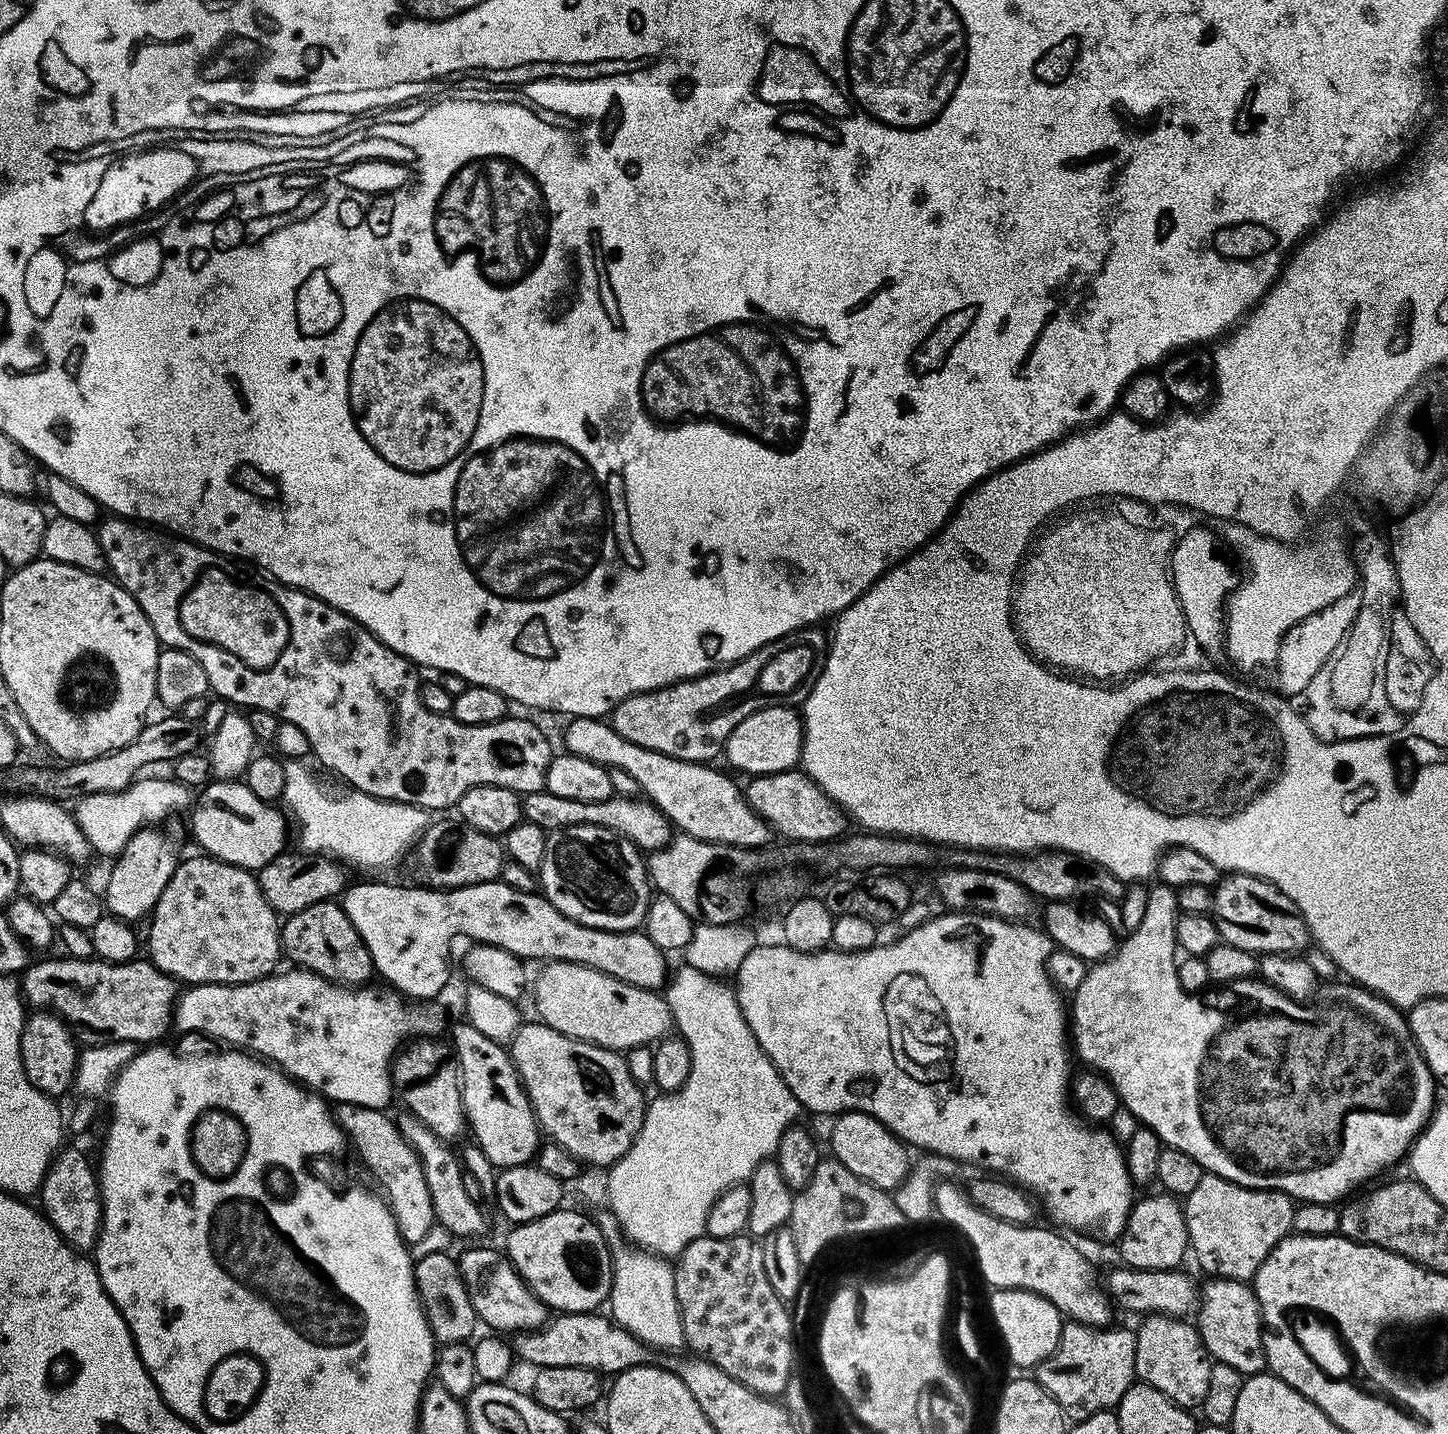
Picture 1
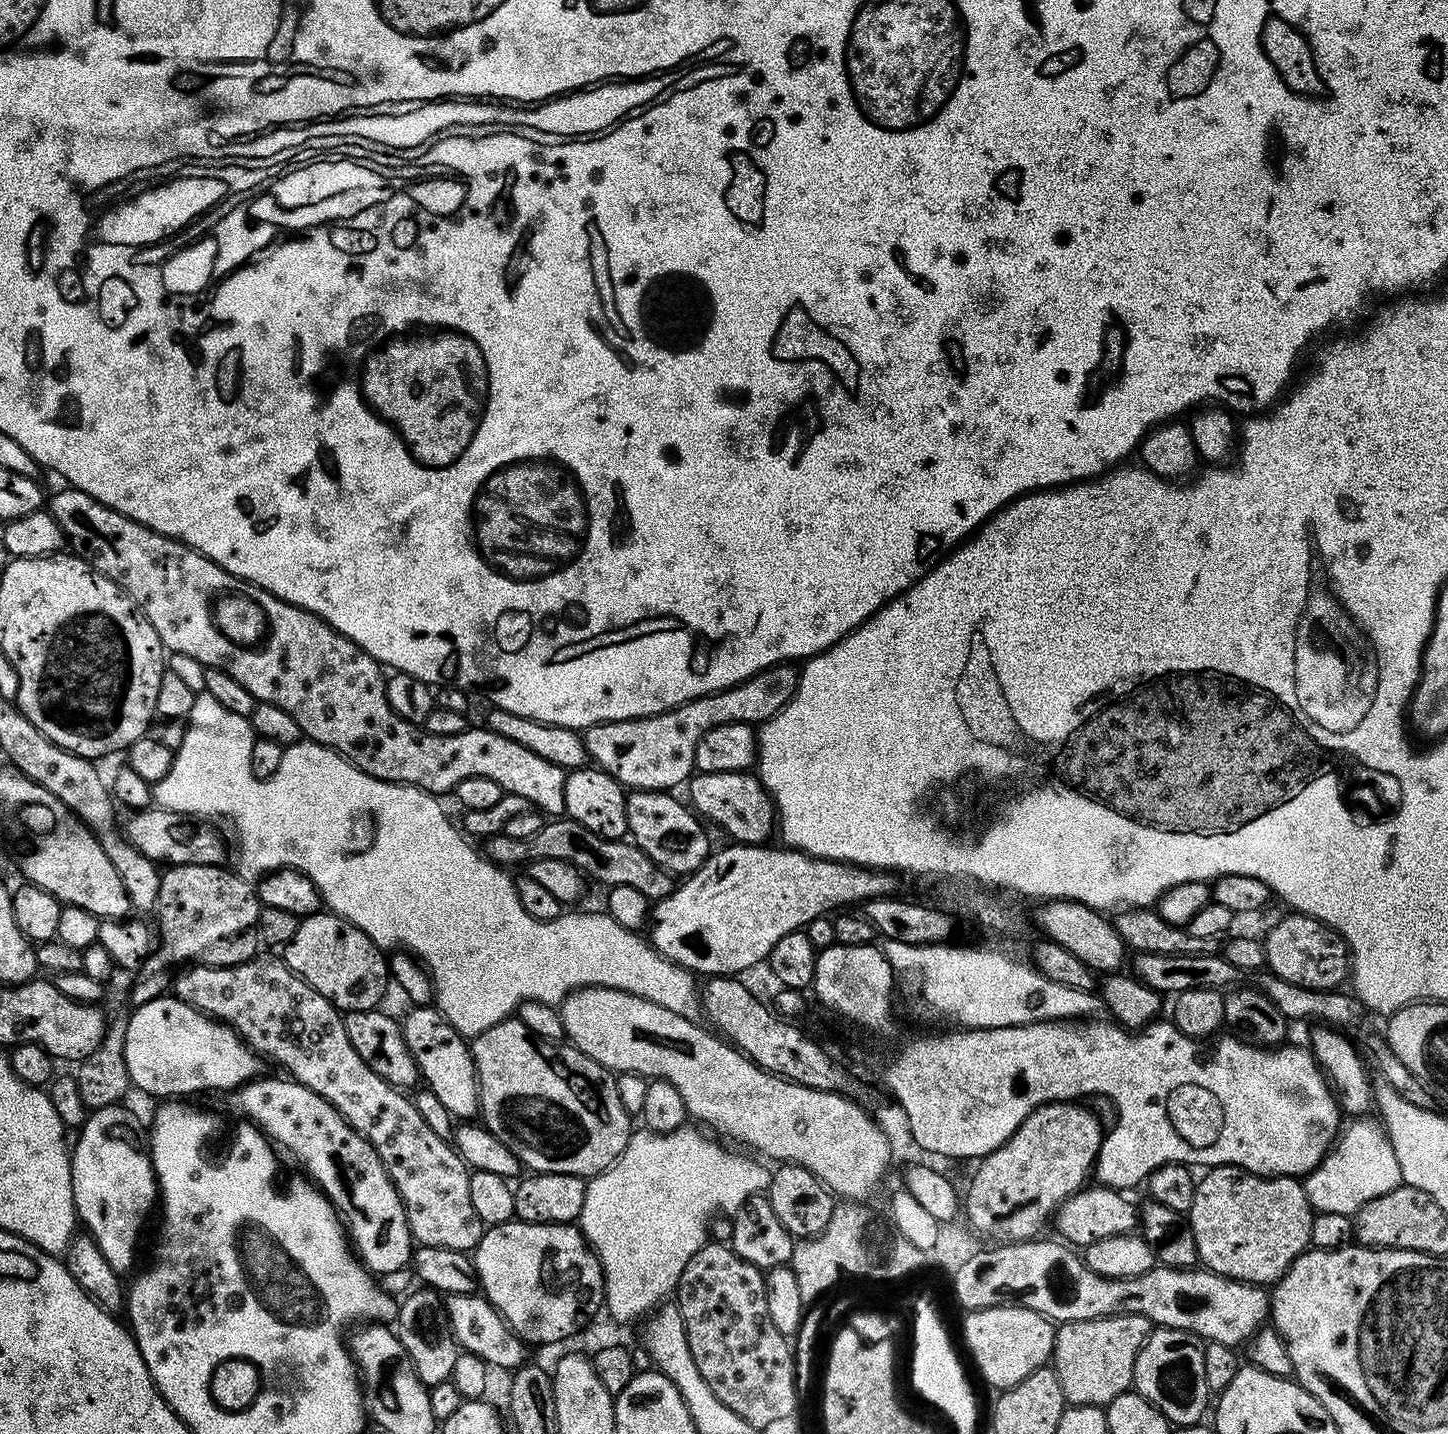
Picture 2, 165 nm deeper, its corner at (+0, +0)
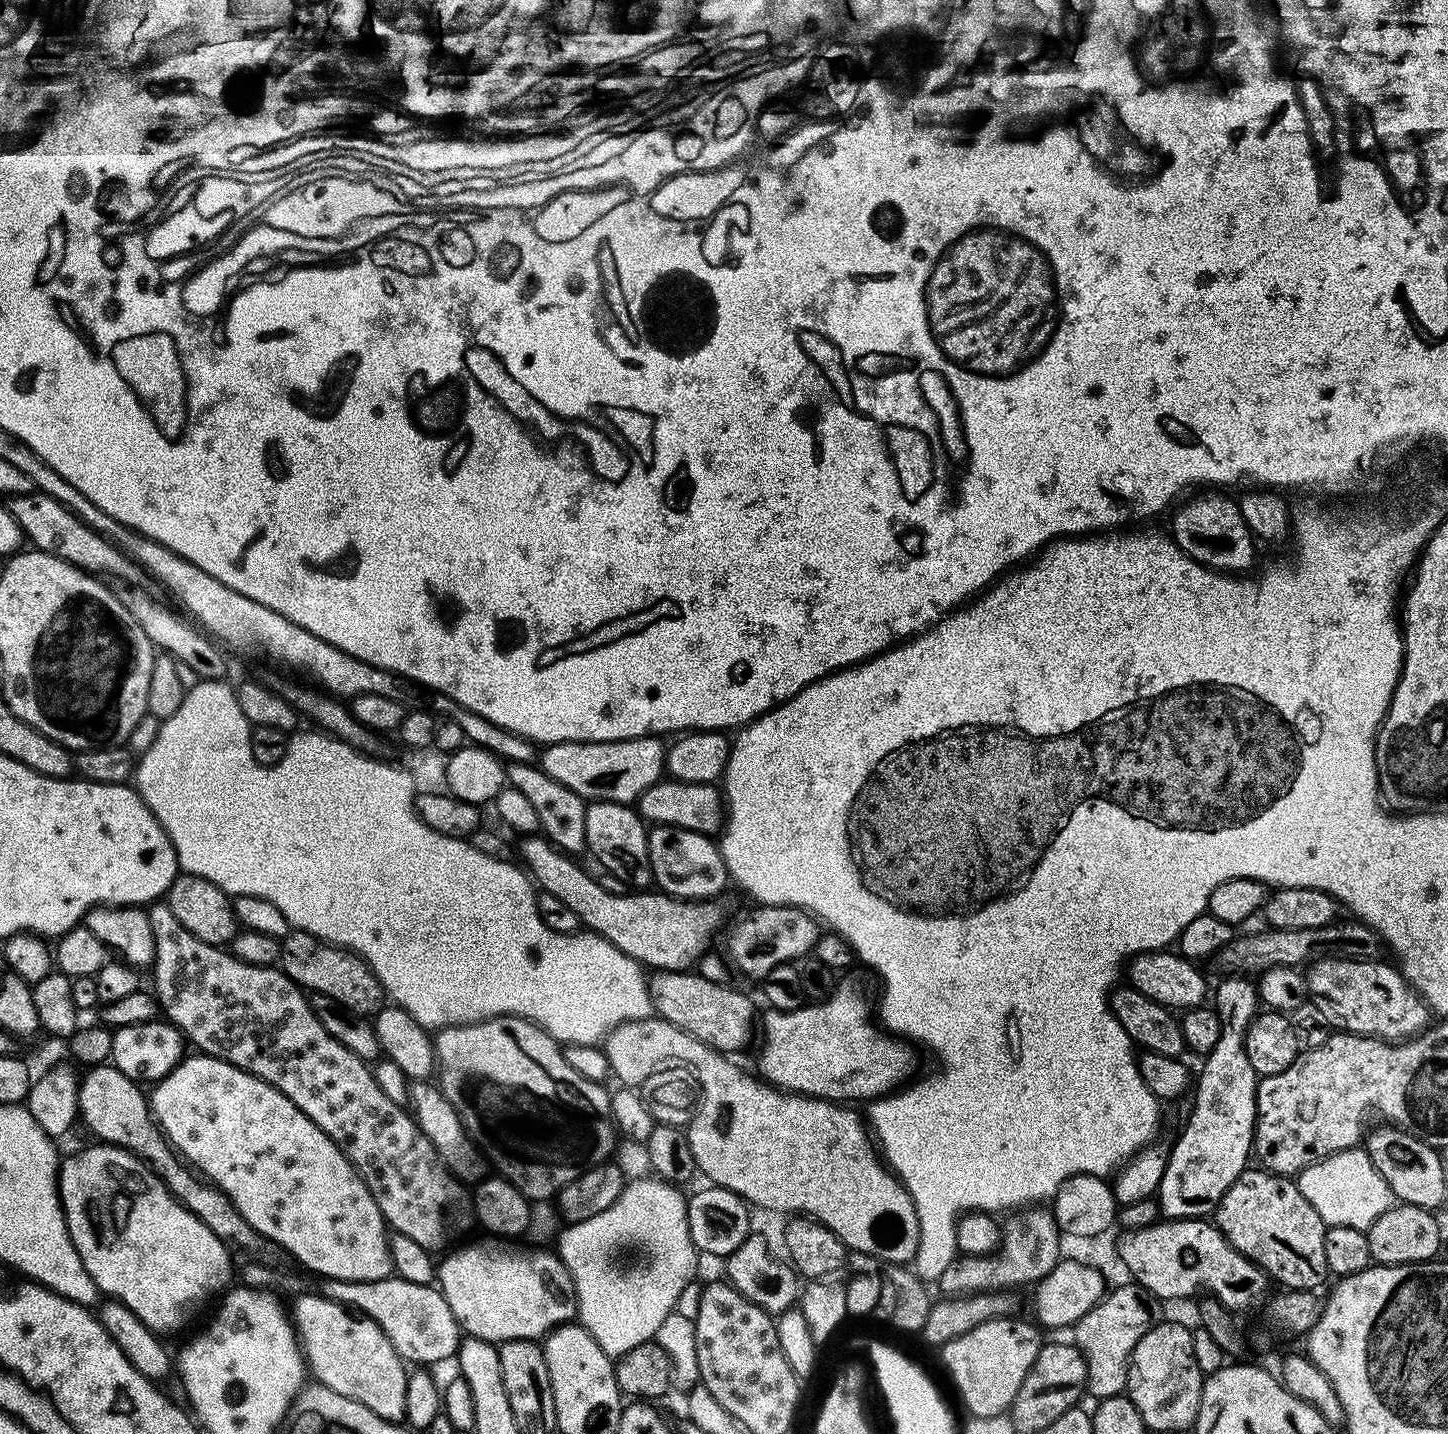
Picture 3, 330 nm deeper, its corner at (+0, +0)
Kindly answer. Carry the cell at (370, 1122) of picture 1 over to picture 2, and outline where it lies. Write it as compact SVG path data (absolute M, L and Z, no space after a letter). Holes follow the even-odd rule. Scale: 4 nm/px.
M257 1078L248 1081L235 1093L236 1104L240 1107L241 1117L247 1118L251 1123L255 1124L277 1149L286 1151L292 1155L292 1160L296 1164L301 1164L305 1168L307 1179L311 1180L321 1192L327 1196L329 1202L337 1213L342 1217L343 1223L346 1225L347 1231L350 1233L351 1243L354 1245L354 1251L361 1264L373 1274L383 1274L386 1272L396 1272L399 1268L409 1267L410 1261L413 1259L414 1241L412 1239L412 1231L408 1225L408 1215L404 1209L402 1198L398 1194L398 1190L394 1186L394 1182L389 1178L386 1166L382 1162L382 1158L378 1158L378 1154L374 1150L374 1146L365 1136L361 1136L359 1132L355 1132L342 1118L342 1114L334 1108L330 1102L326 1102L326 1098L322 1098L318 1094L314 1094L314 1090L310 1090L306 1086L302 1086L298 1081L291 1078L283 1078L284 1080L264 1080L265 1078Z

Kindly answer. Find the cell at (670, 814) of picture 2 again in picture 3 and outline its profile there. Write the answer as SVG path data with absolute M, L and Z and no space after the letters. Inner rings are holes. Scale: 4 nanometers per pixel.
M655 825L648 833L648 853L653 881L665 895L676 899L715 899L729 885L728 868L721 858L719 845L709 836Z

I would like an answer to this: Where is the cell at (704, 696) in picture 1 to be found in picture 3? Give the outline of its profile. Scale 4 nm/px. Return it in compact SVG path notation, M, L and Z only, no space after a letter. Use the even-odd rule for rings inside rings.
M655 735L633 740L585 742L571 740L565 744L549 744L539 753L538 766L554 782L570 786L585 801L605 800L615 804L635 805L640 795L659 782L666 772L666 744Z

